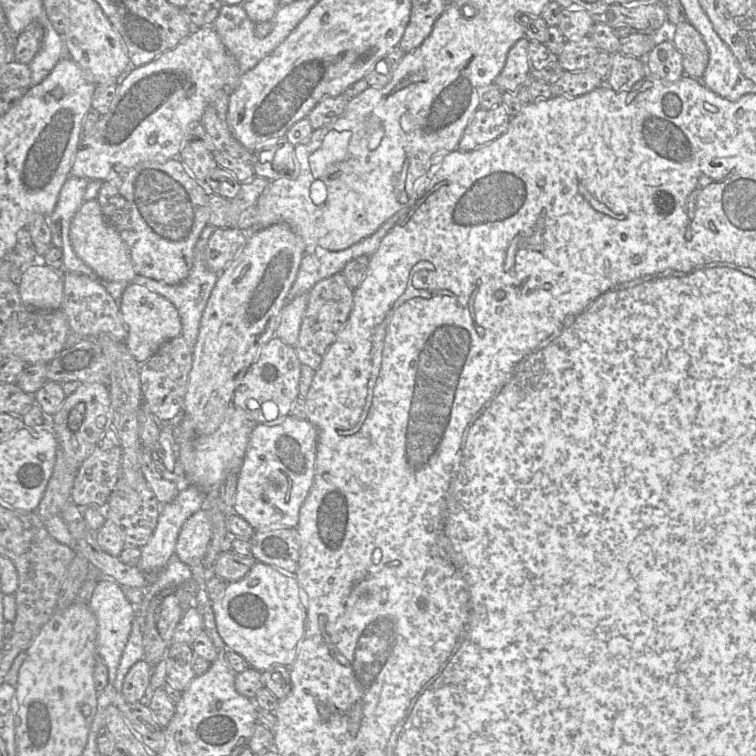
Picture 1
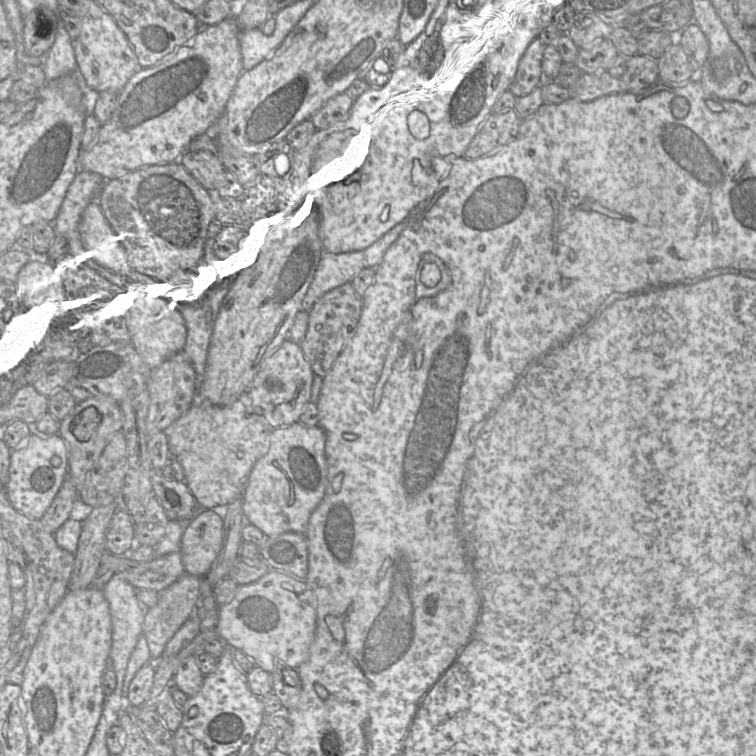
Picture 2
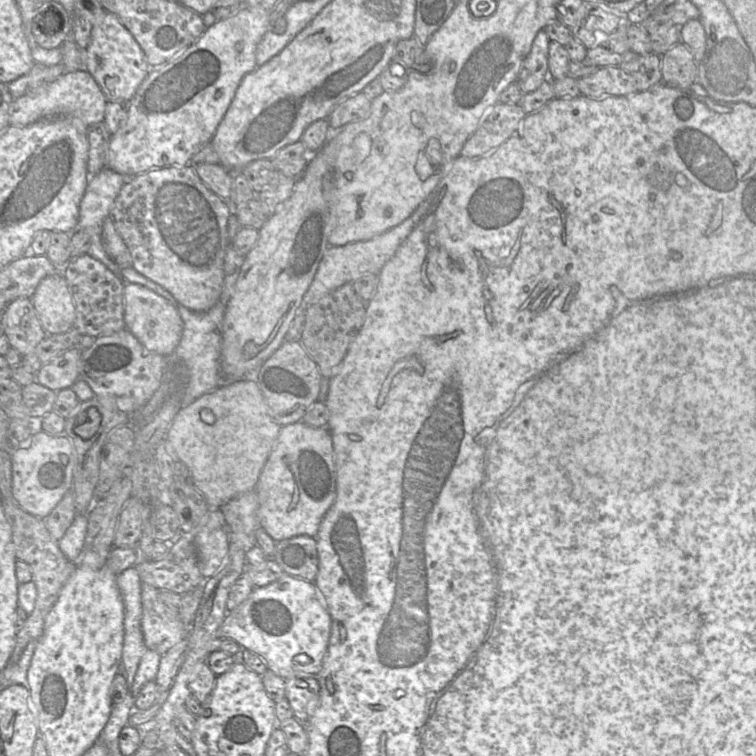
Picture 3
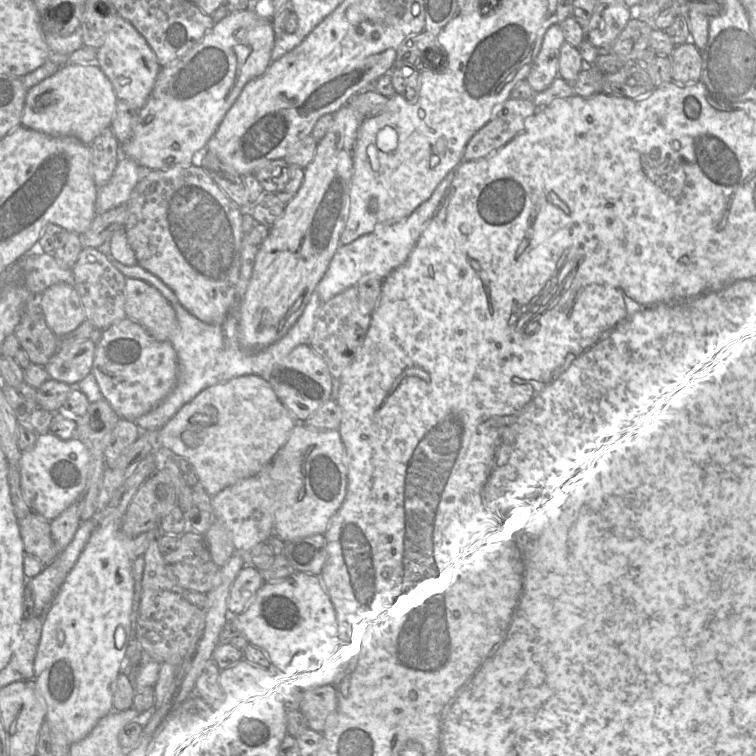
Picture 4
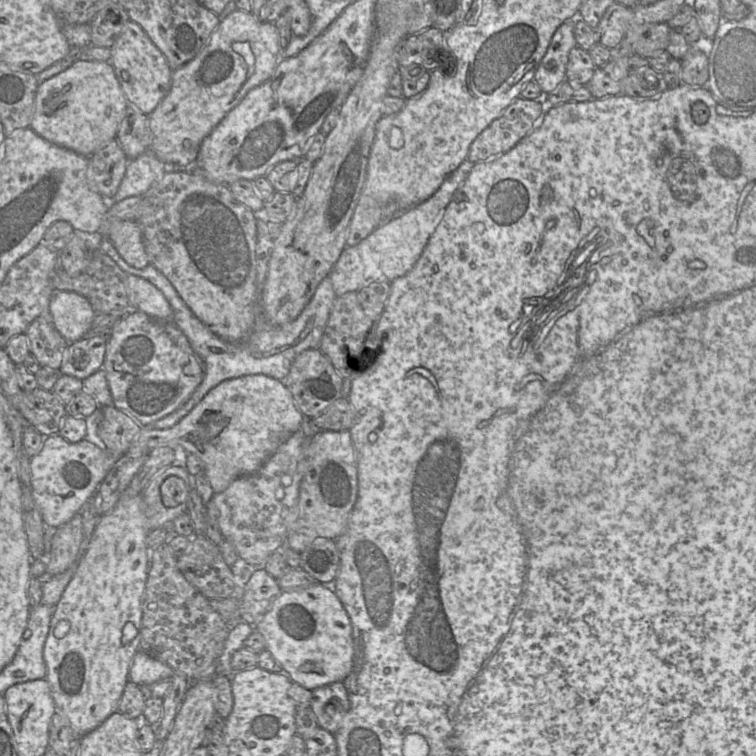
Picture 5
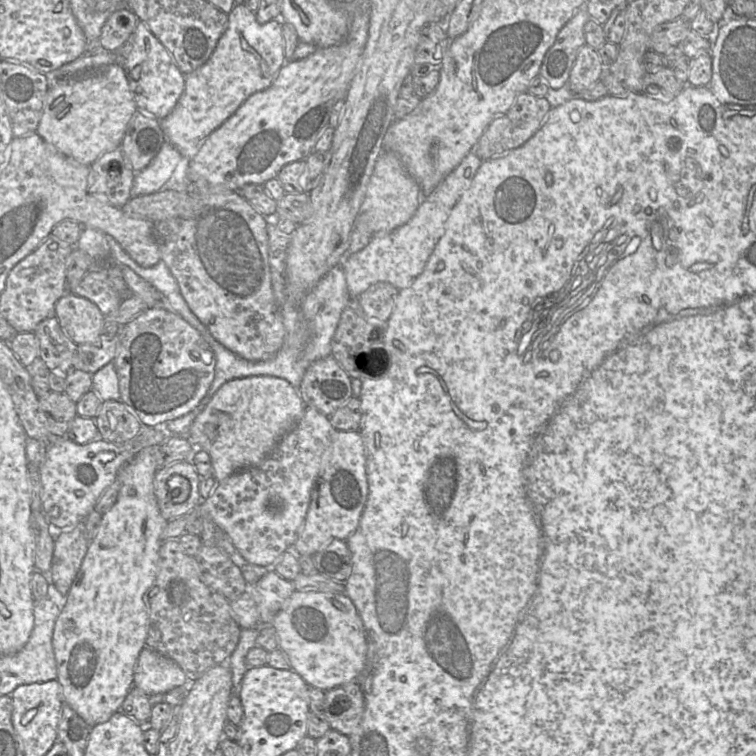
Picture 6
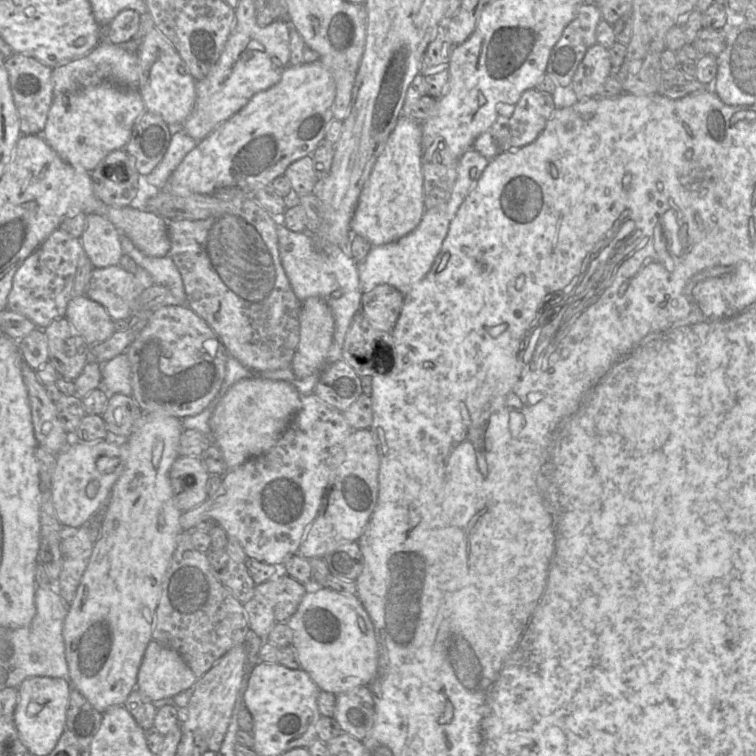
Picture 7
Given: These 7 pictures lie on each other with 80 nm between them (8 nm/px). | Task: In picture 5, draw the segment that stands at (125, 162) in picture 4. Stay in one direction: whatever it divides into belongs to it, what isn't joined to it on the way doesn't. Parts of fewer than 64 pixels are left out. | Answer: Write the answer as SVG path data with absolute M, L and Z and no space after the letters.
M152 151L129 159L117 193L108 202L118 203L126 198L144 195L166 173L166 165Z

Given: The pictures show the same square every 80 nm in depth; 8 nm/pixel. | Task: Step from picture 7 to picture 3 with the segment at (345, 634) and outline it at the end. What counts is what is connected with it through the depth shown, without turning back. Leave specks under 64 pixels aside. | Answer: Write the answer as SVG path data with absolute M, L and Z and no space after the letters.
M284 574L265 586L256 586L240 605L227 611L219 630L243 649L259 655L268 670L282 678L317 676L323 667L331 616L313 581Z

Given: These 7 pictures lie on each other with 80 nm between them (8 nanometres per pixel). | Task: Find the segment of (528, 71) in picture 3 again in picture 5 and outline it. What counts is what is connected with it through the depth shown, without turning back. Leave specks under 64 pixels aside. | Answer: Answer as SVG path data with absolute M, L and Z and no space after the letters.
M566 20L554 32L534 75L533 80L539 85L543 94L555 90L566 80L569 52L576 46L574 21Z

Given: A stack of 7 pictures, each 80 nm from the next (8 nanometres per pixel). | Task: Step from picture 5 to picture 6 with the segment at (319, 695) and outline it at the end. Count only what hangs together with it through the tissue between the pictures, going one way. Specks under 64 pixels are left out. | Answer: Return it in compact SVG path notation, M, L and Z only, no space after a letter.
M357 682L325 691L321 713L332 730L350 736L360 724L364 710L364 691Z

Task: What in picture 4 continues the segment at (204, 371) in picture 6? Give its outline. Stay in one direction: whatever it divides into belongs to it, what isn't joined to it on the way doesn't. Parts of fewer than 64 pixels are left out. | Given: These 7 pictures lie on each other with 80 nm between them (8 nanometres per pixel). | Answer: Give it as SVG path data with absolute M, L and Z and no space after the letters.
M127 317L102 331L91 374L113 410L121 418L135 421L153 410L176 386L179 377L177 354L170 341L156 341L143 326Z

